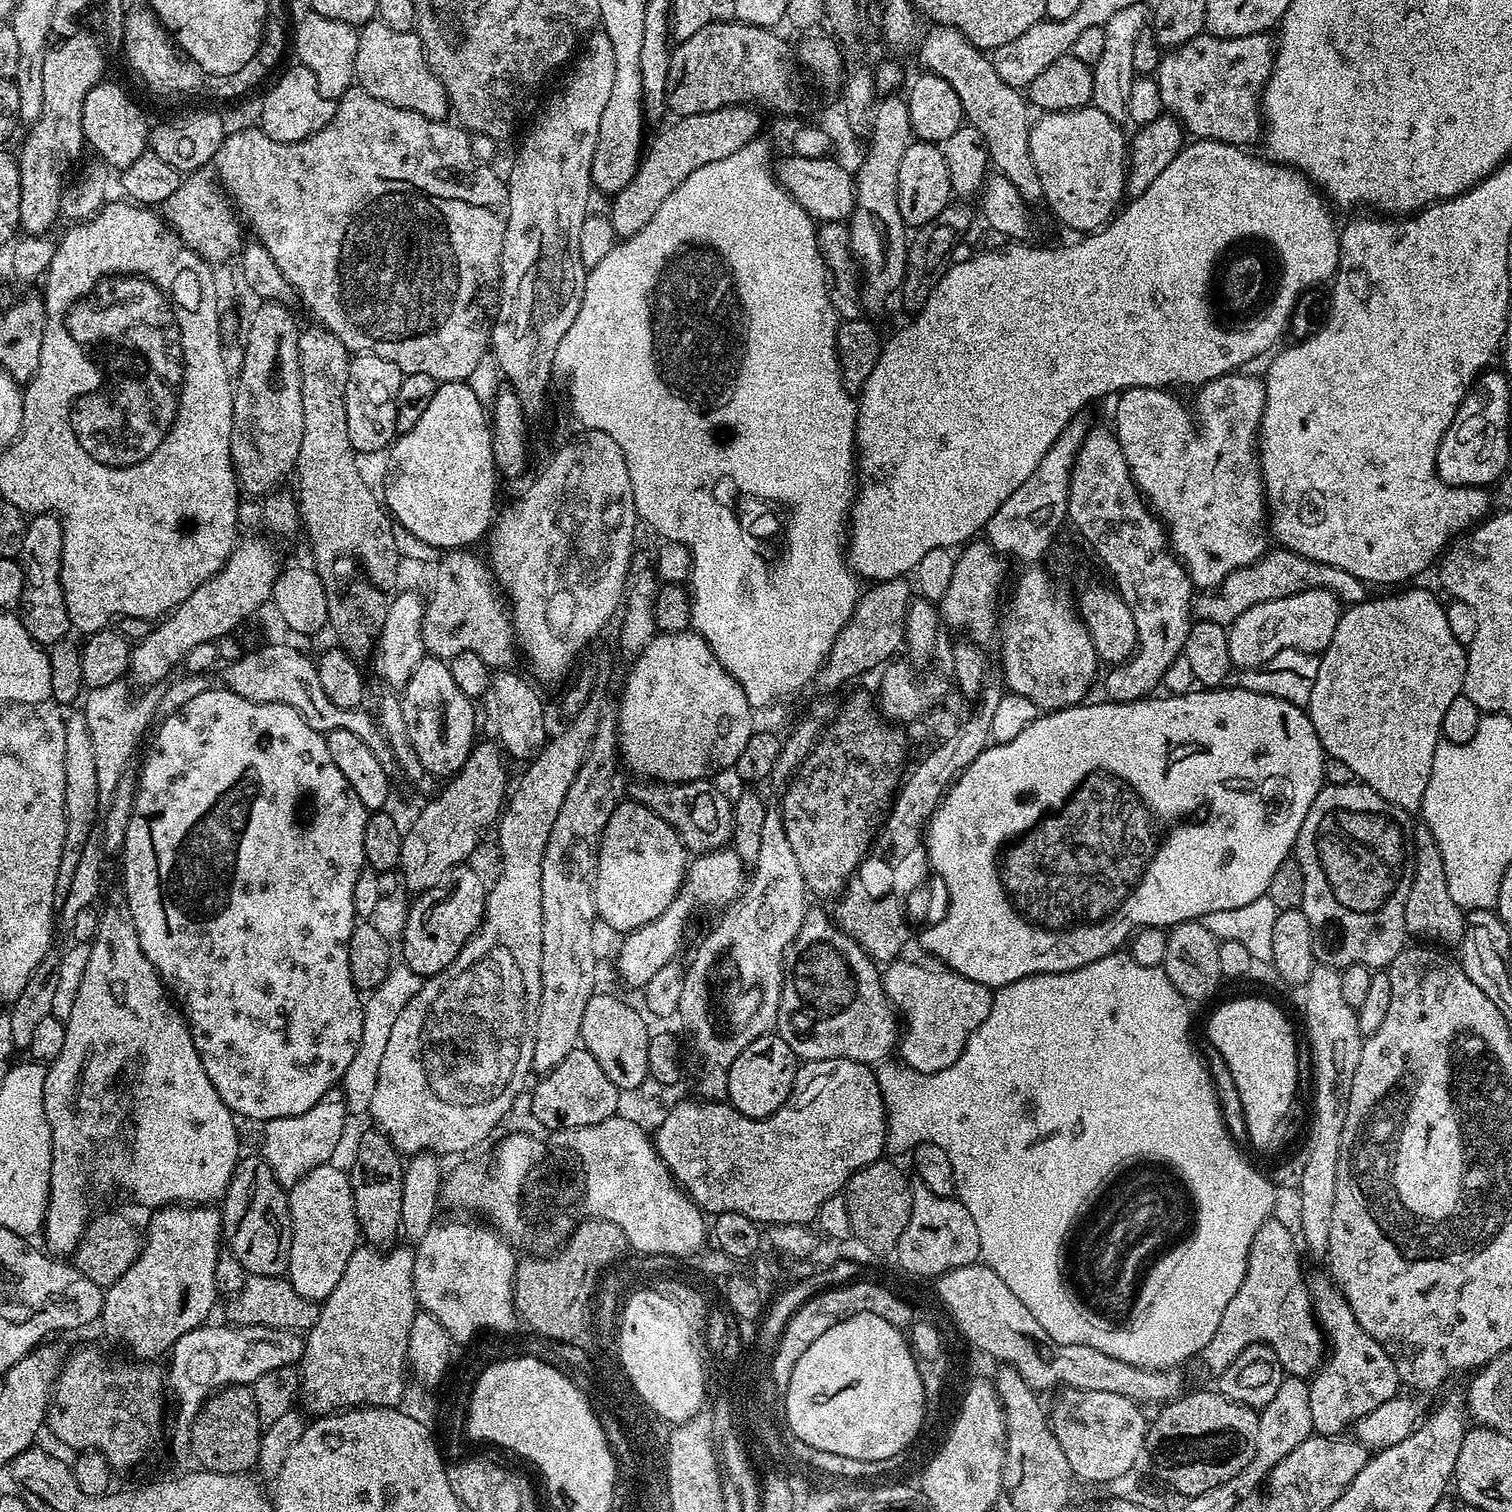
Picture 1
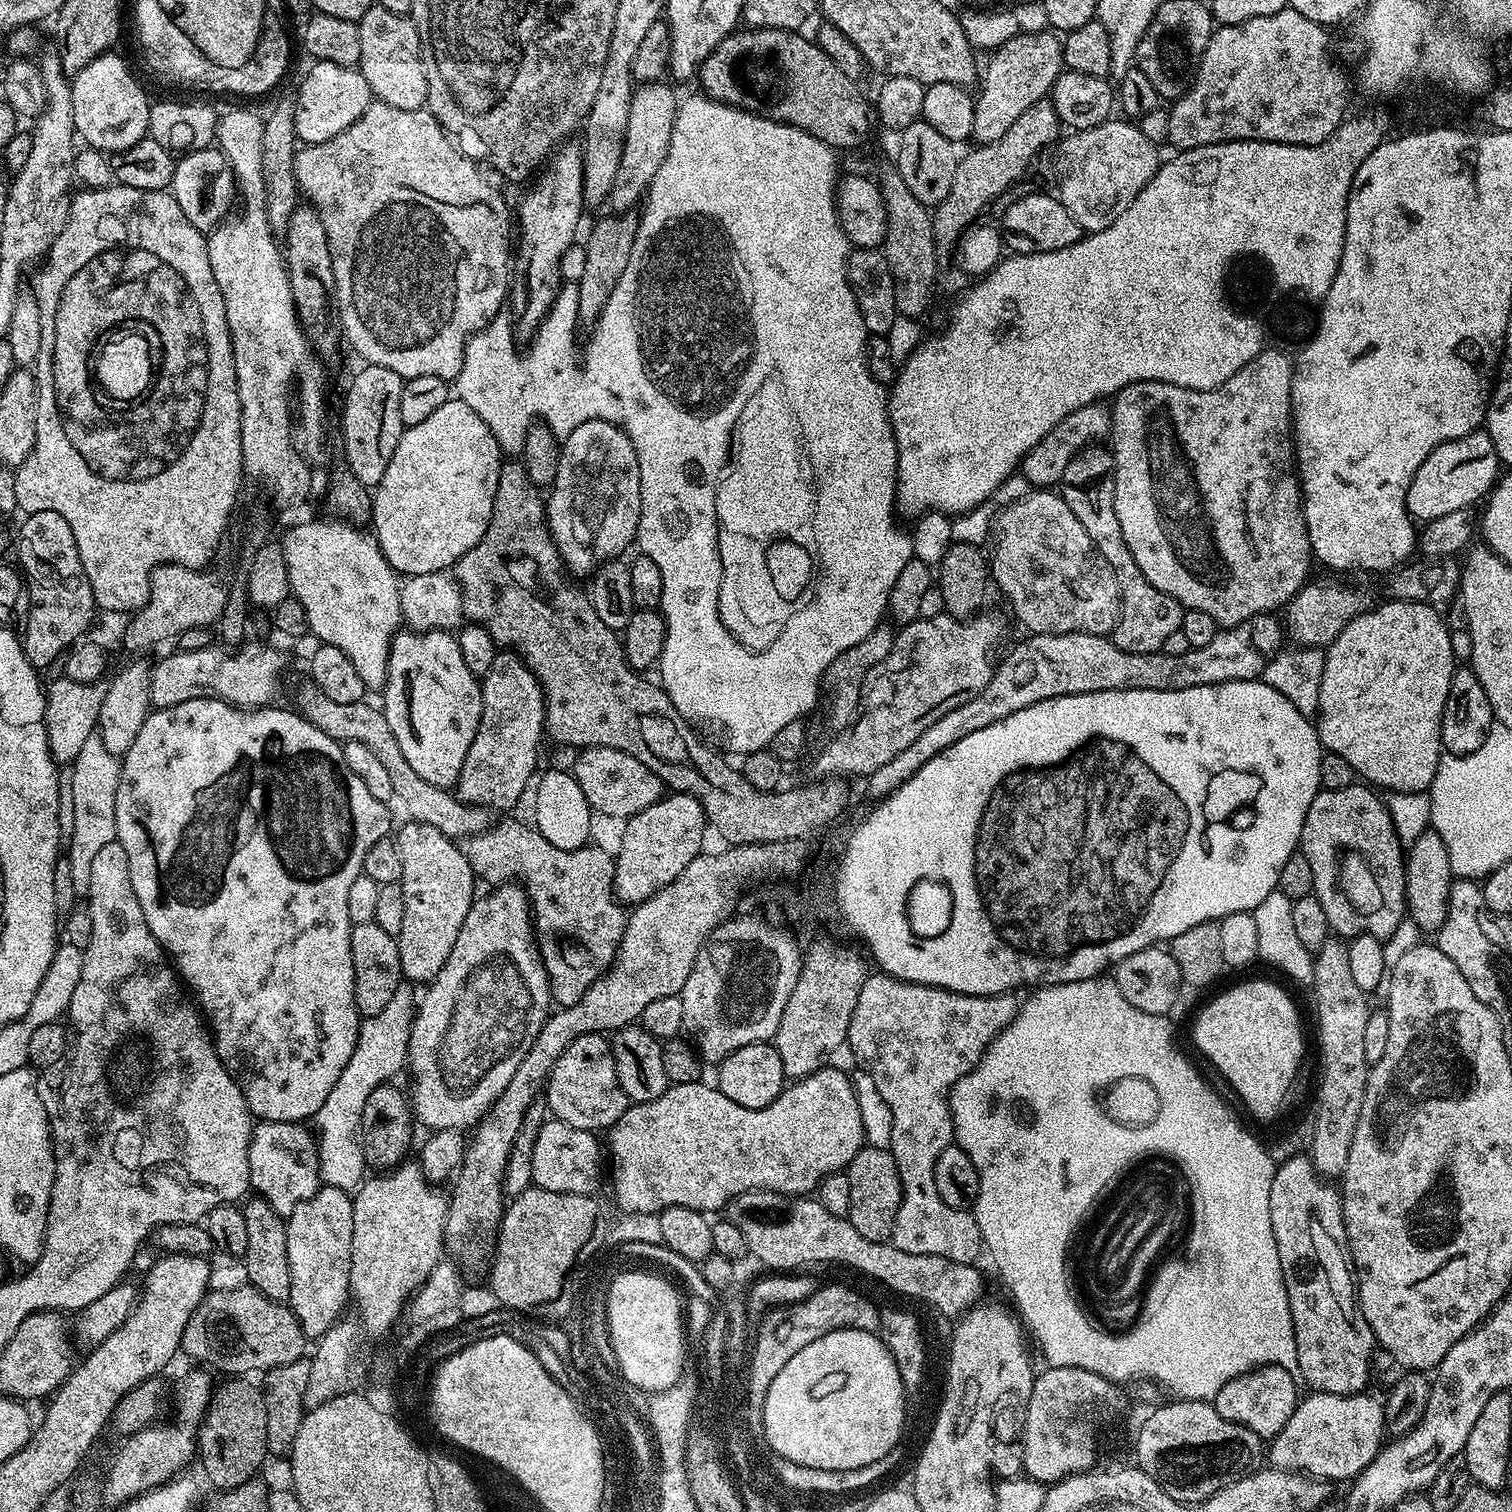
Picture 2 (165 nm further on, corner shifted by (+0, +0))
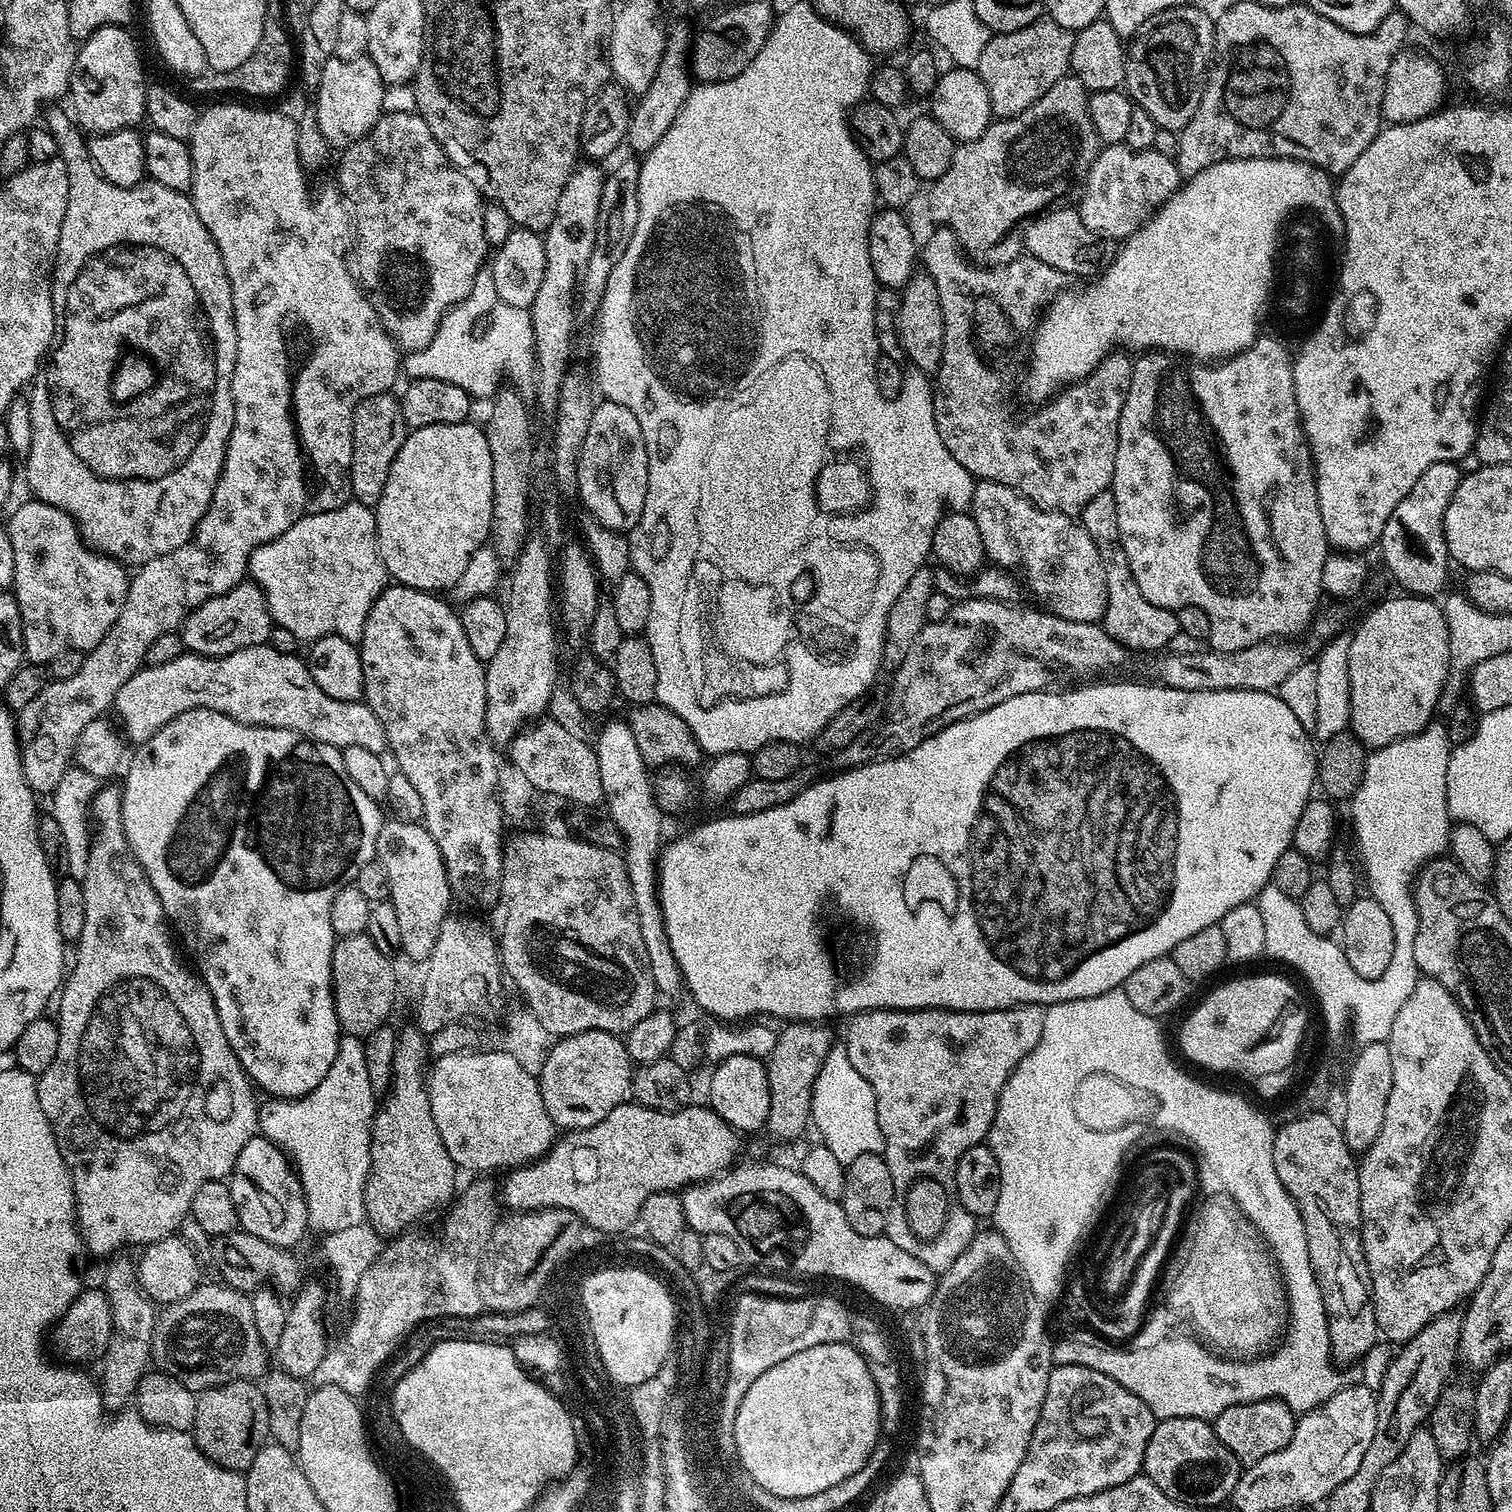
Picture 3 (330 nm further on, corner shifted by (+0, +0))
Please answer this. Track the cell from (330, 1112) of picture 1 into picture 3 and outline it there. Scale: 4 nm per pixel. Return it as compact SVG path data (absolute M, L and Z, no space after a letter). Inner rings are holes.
M254 1135L246 1146L242 1146L242 1154L238 1154L238 1162L234 1166L230 1179L227 1181L230 1194L234 1198L234 1210L238 1210L239 1227L243 1231L262 1238L262 1242L270 1242L285 1250L295 1249L296 1243L309 1231L308 1207L302 1190L300 1175L297 1174L286 1153L274 1142L262 1135Z

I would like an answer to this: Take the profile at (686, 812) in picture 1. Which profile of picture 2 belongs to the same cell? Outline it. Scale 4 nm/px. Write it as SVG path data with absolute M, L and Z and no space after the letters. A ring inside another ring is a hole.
M586 748L577 756L580 757L577 758L576 765L571 765L570 771L582 788L593 813L601 812L612 820L624 822L629 816L646 810L646 806L654 806L666 795L665 784L658 778L658 774L622 750Z

